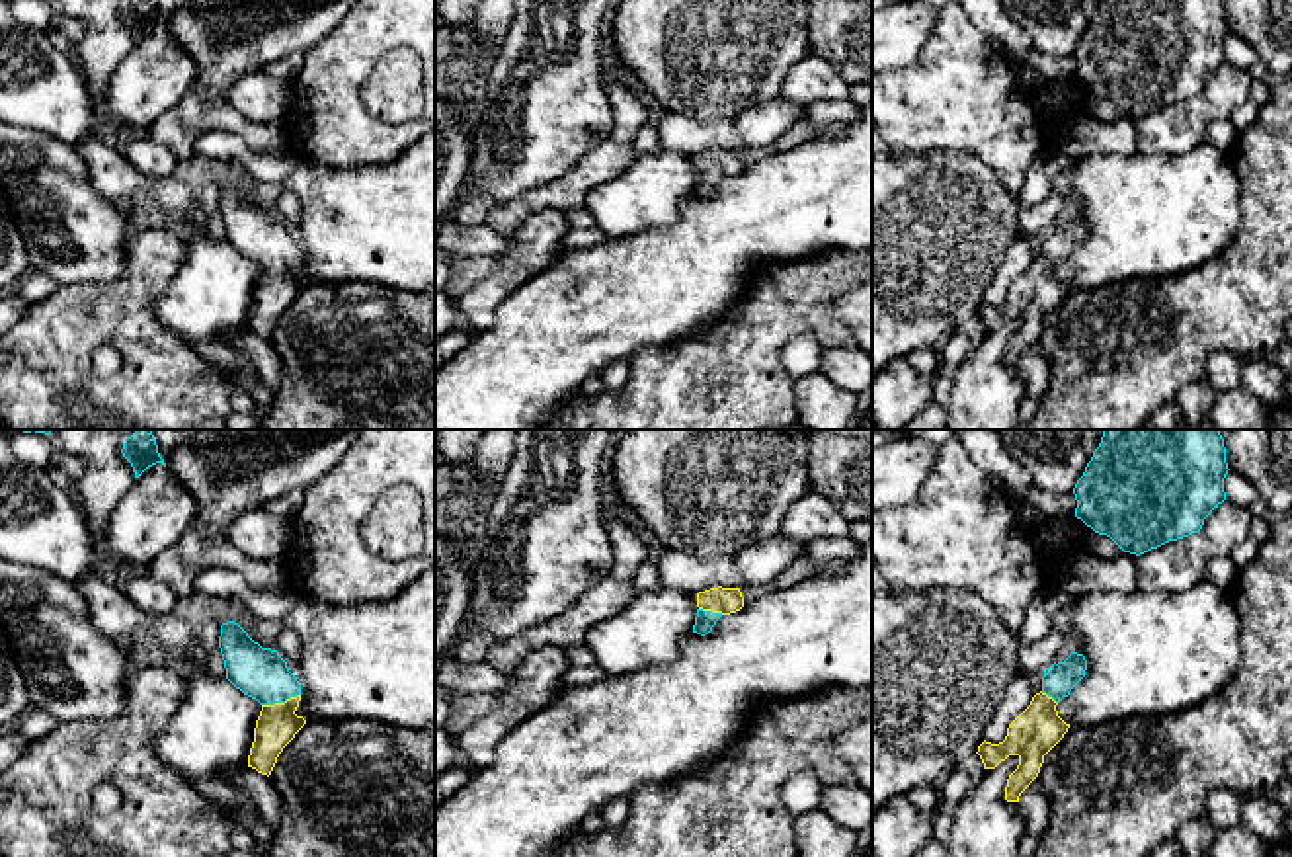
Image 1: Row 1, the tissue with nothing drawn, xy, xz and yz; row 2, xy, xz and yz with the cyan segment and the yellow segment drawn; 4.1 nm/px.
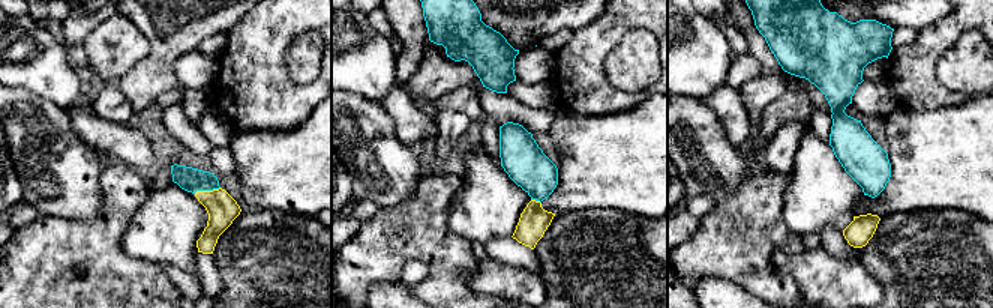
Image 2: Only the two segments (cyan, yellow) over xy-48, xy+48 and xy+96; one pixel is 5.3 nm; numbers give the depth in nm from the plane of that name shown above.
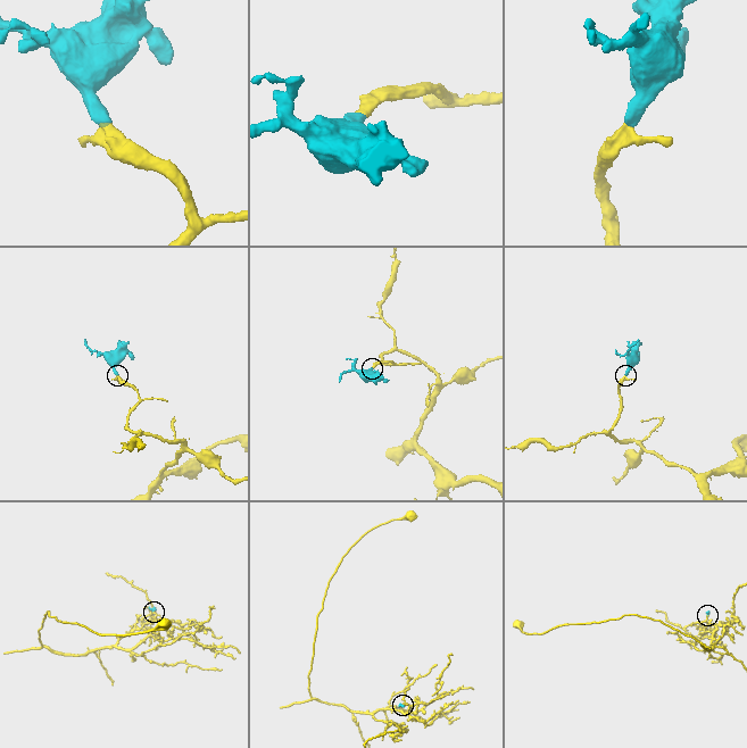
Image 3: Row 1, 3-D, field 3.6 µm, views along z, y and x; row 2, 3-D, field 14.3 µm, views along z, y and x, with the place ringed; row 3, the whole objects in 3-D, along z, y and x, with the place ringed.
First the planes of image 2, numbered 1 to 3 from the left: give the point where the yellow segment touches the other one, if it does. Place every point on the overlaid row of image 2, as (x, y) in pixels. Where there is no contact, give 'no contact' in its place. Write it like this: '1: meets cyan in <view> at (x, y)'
1: meets cyan in xy-48 at (206, 190)
2: meets cyan in xy+48 at (536, 200)
3: no contact

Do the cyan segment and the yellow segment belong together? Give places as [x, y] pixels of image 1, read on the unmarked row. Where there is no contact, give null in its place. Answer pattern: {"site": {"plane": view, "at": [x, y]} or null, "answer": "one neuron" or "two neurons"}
{"site": {"plane": "xy", "at": [280, 264]}, "answer": "one neuron"}

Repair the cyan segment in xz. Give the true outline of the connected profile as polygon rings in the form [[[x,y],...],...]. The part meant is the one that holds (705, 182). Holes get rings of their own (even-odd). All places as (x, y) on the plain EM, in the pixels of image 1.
[[[710,150],[697,156],[697,180],[693,195],[705,199],[712,193],[722,178],[736,176],[744,170],[740,150]]]

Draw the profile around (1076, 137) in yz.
[[[1085,115],[1054,119],[1048,131],[1048,150],[1070,158],[1138,152],[1138,131],[1130,119],[1112,123],[1097,121]]]

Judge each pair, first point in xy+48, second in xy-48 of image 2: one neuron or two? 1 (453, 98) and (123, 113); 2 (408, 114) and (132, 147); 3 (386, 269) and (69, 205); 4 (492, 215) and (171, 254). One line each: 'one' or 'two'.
1: two
2: one
3: two
4: one

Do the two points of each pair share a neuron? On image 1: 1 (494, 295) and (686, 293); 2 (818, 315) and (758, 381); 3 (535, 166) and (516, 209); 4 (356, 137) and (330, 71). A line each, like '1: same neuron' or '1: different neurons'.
1: different neurons
2: same neuron
3: different neurons
4: same neuron

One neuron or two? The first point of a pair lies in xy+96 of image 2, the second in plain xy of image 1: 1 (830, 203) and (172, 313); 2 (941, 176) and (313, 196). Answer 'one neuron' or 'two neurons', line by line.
1: one neuron
2: one neuron

